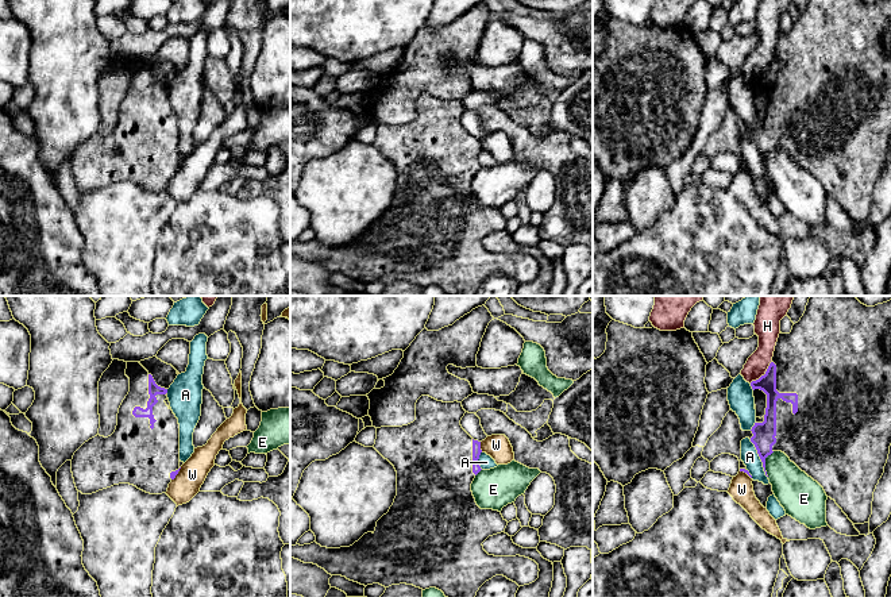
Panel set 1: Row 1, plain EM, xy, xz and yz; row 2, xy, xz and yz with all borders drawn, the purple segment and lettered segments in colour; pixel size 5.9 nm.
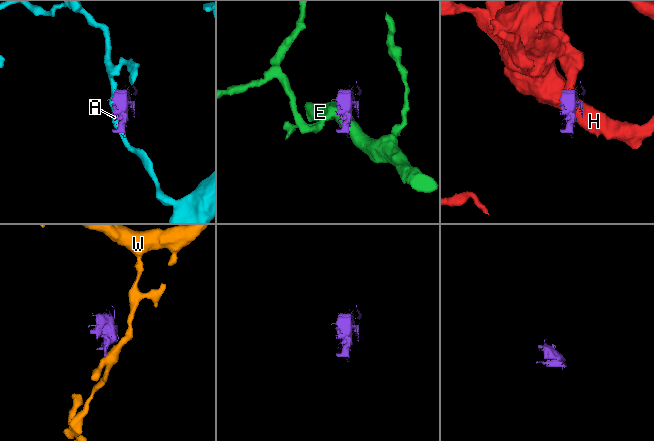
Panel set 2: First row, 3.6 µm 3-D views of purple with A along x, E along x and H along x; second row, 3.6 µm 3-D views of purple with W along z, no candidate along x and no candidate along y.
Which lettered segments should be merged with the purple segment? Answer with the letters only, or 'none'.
none

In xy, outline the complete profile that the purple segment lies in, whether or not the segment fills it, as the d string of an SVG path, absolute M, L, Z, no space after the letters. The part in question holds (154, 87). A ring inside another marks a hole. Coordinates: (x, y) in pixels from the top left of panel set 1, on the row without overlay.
M127 59L126 73L130 76L130 89L123 97L115 130L108 134L94 134L85 139L73 153L72 170L78 189L92 192L119 181L130 181L150 192L167 189L169 181L180 169L180 122L173 108L166 103L167 86L155 81L153 73L139 61Z

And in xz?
M421 93L416 100L416 118L402 124L377 126L374 146L387 157L397 169L397 193L389 209L378 219L374 230L364 231L350 244L327 246L316 239L290 244L290 254L304 261L313 261L331 273L342 273L360 282L379 281L413 282L423 288L436 285L447 296L475 296L479 285L495 273L504 273L518 284L529 282L539 276L539 262L525 254L489 253L482 240L493 232L505 228L508 219L501 209L481 207L471 189L479 163L481 139L474 138L460 123L466 108L462 100L443 100L429 93Z

